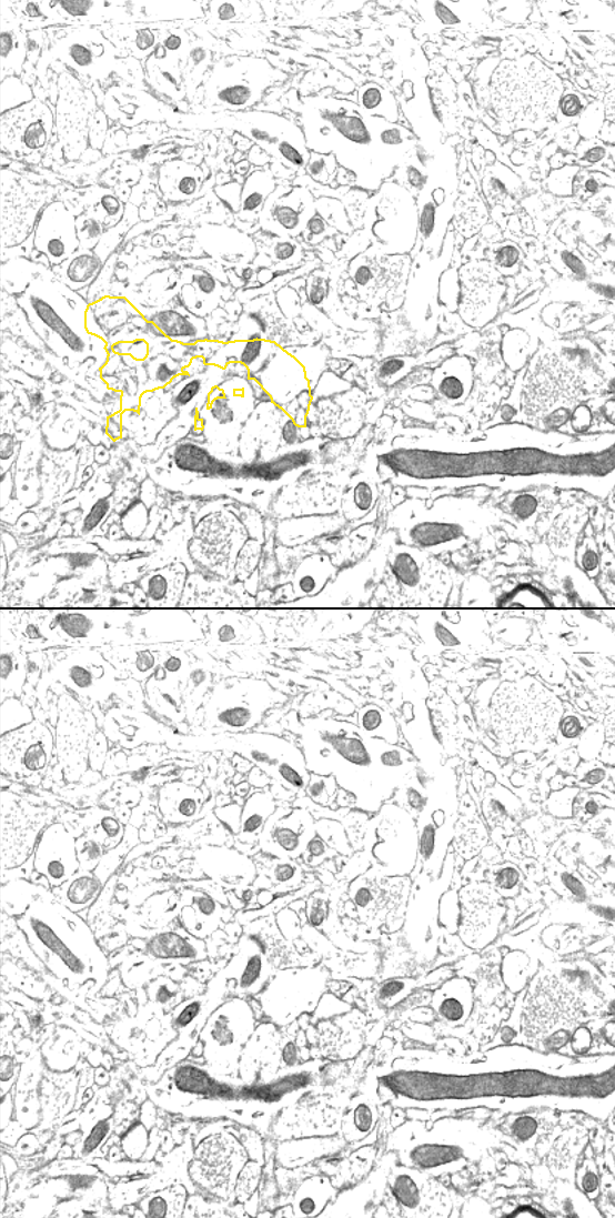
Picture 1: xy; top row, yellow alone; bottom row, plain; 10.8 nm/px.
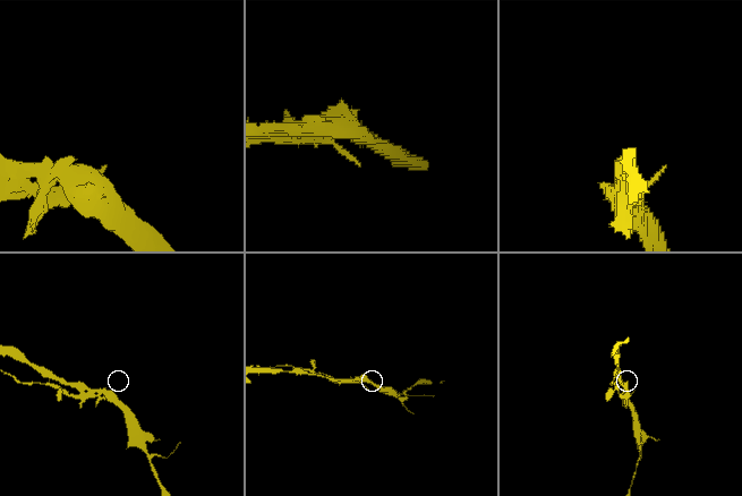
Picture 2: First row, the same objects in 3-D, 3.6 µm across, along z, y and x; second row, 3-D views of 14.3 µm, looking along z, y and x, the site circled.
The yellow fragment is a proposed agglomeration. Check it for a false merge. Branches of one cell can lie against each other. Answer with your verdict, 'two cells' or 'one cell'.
two cells

